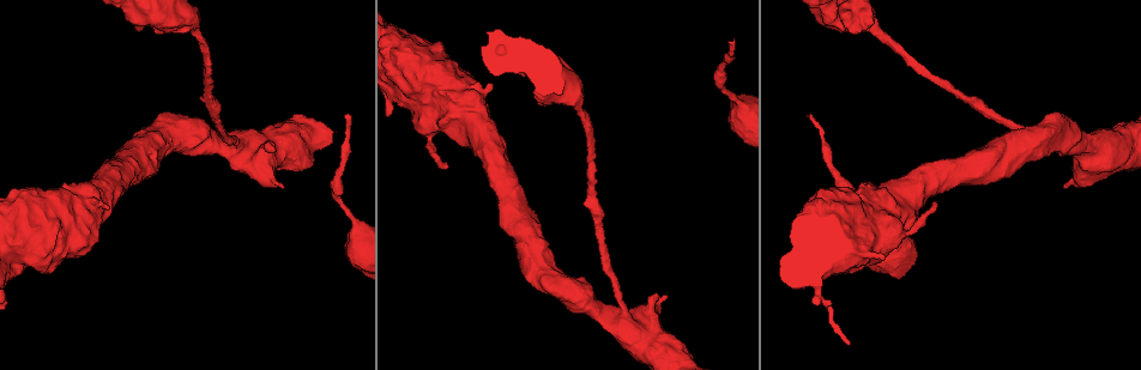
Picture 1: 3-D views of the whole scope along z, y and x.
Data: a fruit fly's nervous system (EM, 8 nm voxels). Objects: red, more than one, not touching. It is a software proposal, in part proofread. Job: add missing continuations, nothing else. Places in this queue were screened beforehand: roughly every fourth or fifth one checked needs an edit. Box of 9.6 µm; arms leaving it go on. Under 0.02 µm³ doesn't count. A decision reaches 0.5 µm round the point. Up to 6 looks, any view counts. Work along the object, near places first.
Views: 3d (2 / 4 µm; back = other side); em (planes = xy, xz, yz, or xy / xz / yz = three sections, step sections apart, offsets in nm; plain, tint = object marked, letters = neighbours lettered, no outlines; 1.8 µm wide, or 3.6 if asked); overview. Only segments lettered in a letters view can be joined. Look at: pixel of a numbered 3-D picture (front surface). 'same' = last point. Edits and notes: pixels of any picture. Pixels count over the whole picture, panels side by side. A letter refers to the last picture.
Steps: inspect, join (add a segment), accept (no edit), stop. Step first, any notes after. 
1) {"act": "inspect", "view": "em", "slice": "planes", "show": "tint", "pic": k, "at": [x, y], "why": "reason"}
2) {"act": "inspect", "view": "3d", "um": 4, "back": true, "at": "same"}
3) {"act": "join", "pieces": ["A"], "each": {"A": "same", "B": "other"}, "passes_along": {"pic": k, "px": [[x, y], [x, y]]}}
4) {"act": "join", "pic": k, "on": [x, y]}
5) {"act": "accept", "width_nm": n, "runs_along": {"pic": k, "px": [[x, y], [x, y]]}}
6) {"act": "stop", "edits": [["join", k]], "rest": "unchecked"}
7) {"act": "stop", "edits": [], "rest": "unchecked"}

{"act": "inspect", "view": "3d", "um": 2, "pic": 1, "at": [657, 299], "why": "an open end"}

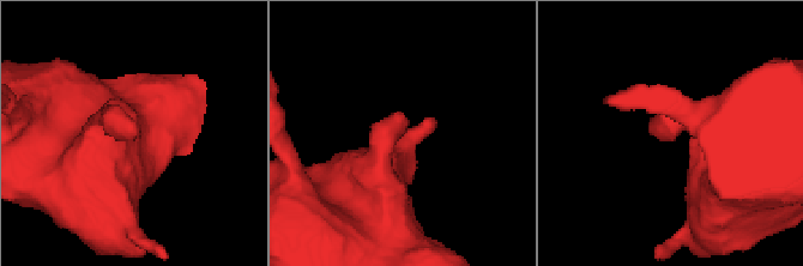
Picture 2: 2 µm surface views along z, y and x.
{"act": "inspect", "view": "em", "um": 3.6, "slice": "planes", "show": "letters", "pic": 2, "at": [396, 124]}

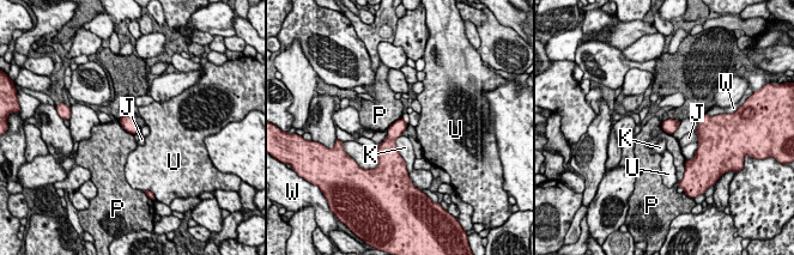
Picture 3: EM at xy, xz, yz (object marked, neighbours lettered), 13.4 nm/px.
{"act": "accept", "each": {"J": "other", "K": "other", "P": "other", "U": "other", "W": "other"}, "border": {"pic": 3, "px": [[117, 119], [133, 134]]}, "found": "none of them fits"}

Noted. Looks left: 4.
{"act": "inspect", "view": "em", "um": 3.6, "slice": "yz", "step": 4, "show": "letters", "pic": 1, "at": [107, 208], "why": "branch stops here"}

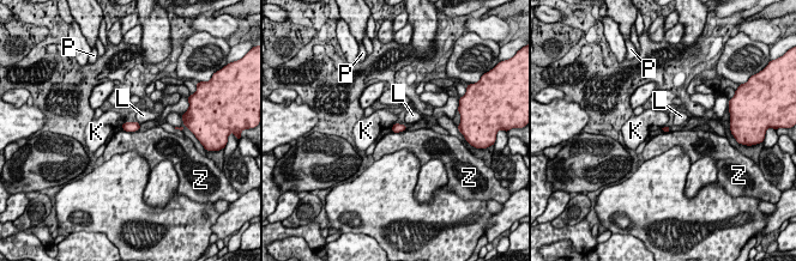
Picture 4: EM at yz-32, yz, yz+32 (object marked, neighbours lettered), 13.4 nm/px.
{"act": "accept", "each": {"K": "other", "L": "other", "P": "other", "Z": "other"}, "border": {"pic": 4, "px": [[122, 128], [126, 131], [138, 131]]}, "found": "none of them fits"}

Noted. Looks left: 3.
{"act": "inspect", "view": "em", "slice": "planes", "show": "letters", "pic": 1, "at": [810, 118], "why": "an open end"}

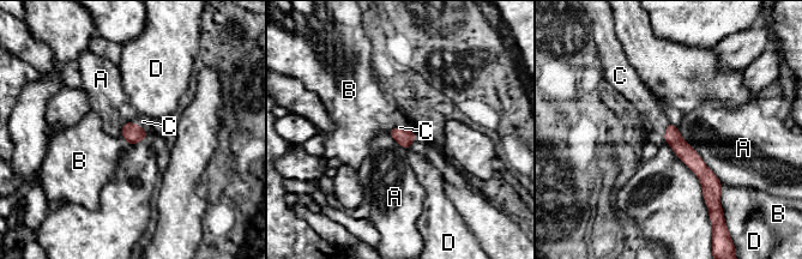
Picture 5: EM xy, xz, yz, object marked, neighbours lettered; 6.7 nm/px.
{"act": "join", "pieces": ["C"], "each": {"A": "other", "B": "other", "C": "same", "D": "other"}, "passes_along": {"pic": 5, "px": [[681, 148], [665, 130], [653, 114]]}, "found": "it goes on there"}

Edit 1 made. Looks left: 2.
{"act": "stop", "edits": [["join", 5]], "rest": "unchecked"}

